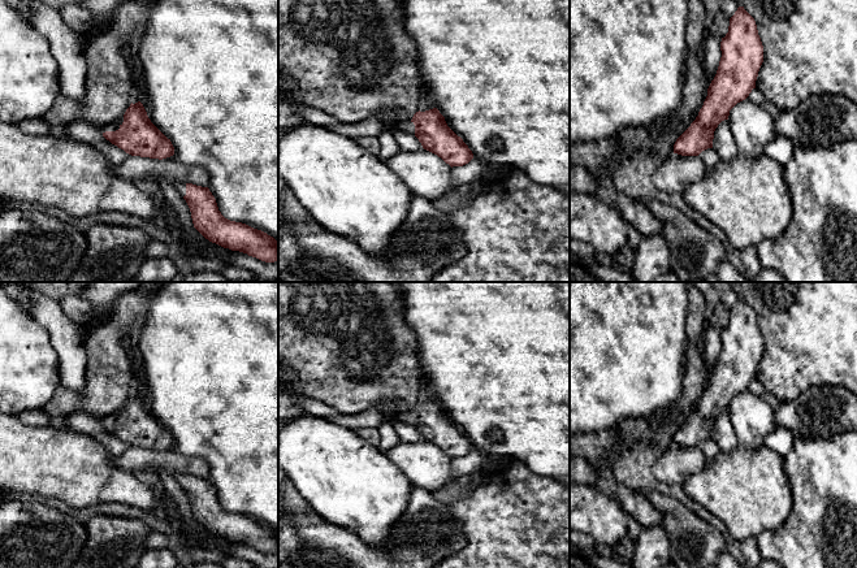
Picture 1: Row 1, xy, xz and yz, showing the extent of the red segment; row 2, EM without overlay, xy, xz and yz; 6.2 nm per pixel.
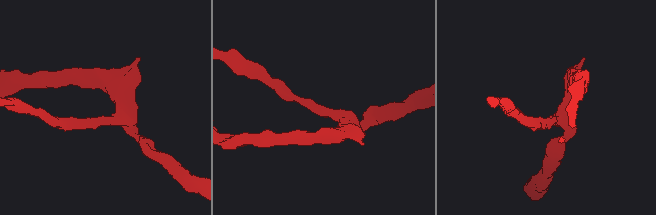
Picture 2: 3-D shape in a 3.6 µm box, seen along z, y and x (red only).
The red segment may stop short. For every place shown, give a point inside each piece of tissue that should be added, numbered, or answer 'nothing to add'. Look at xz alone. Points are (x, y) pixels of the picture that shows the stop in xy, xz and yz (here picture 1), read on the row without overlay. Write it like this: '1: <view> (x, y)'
1: xz (403, 412)

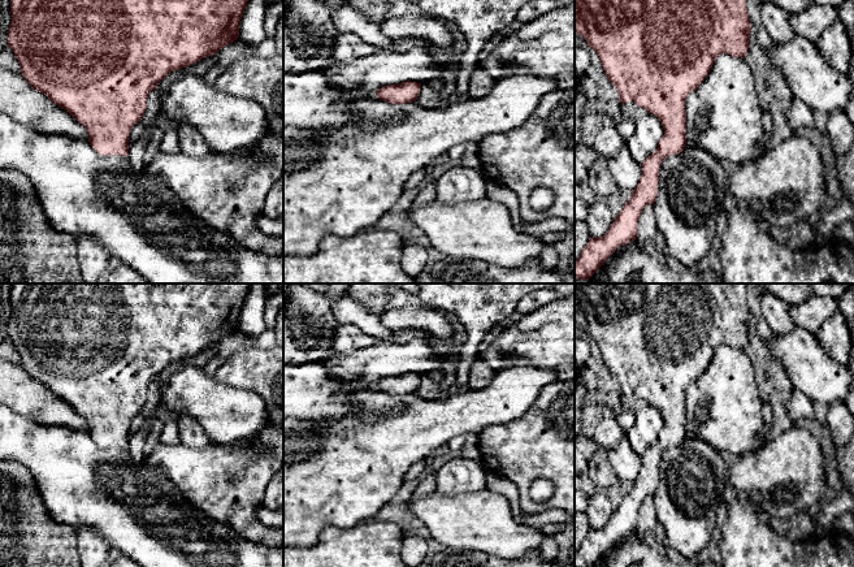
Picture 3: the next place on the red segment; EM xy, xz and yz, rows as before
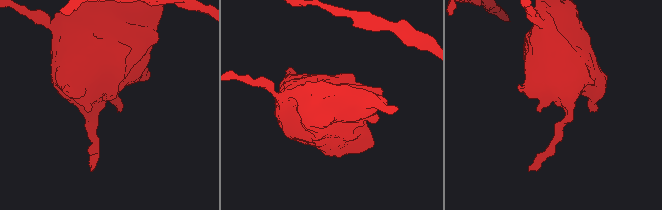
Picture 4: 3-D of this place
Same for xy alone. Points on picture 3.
nothing to add

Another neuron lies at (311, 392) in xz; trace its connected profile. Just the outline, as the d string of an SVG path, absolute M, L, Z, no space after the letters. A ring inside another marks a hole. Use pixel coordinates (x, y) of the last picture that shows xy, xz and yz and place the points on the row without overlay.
M318 362L283 363L283 419L294 417L311 423L334 424L343 416L355 414L352 395L363 389L377 389L376 384L368 388L356 388L352 381L359 376L357 371L328 369Z

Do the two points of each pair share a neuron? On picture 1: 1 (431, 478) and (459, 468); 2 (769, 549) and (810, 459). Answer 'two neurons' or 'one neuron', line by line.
1: two neurons
2: one neuron

